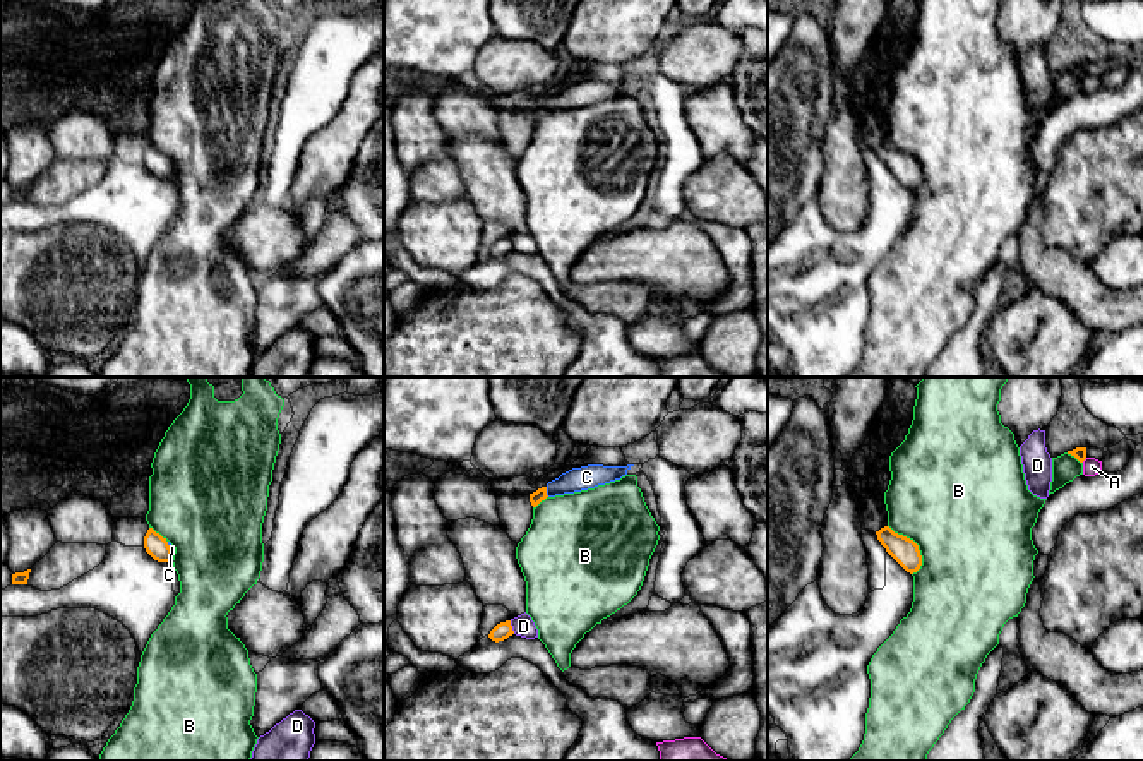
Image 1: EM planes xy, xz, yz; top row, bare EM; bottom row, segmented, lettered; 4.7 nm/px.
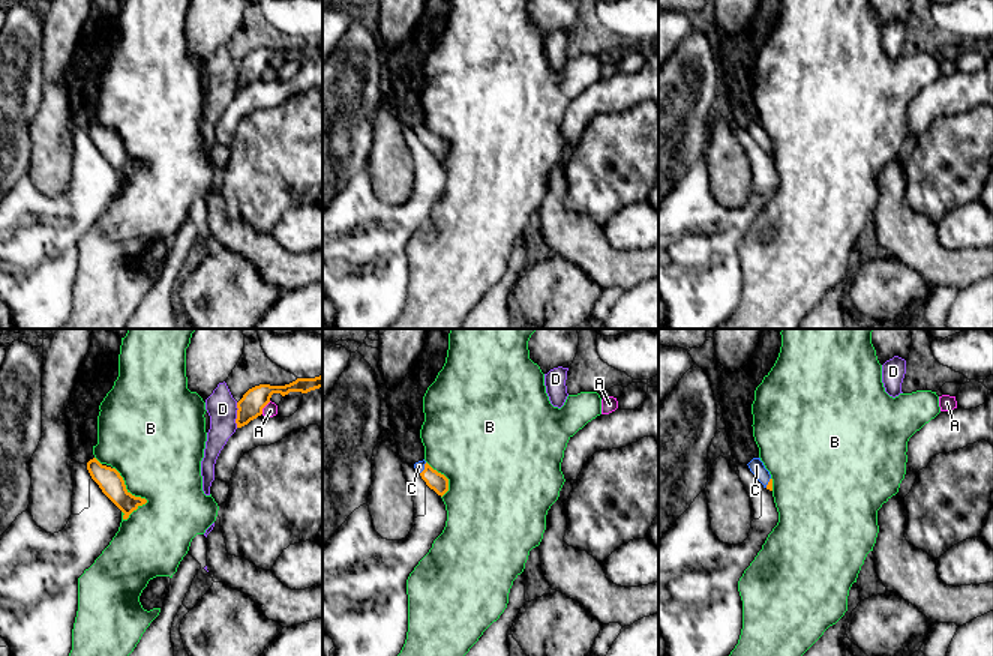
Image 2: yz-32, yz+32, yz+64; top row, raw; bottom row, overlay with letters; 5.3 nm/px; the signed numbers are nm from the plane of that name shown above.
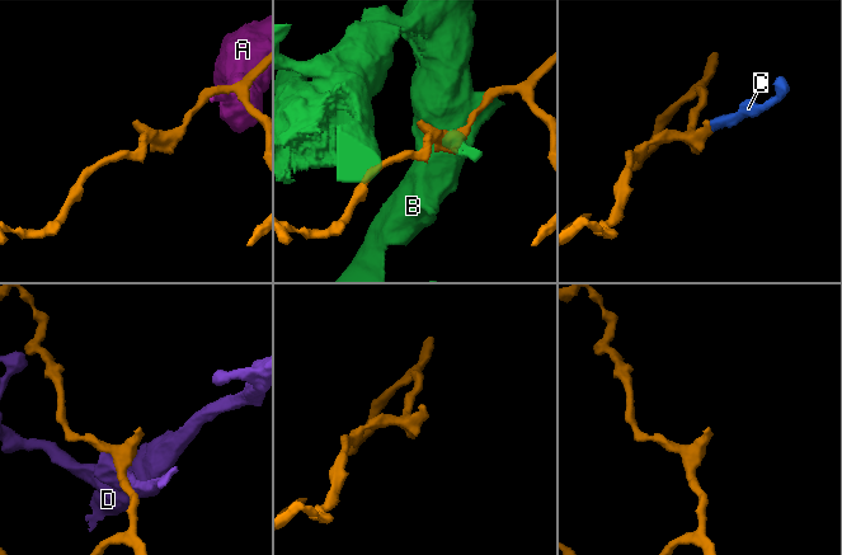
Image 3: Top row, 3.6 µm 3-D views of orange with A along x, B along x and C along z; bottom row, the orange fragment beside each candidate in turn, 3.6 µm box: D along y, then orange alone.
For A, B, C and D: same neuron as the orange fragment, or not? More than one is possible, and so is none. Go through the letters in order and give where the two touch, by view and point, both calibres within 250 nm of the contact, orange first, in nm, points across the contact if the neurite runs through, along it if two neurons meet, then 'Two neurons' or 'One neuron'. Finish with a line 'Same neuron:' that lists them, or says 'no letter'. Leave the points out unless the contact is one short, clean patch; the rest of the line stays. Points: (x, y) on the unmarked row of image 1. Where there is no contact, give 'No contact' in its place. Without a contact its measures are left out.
A: Touches orange at yz (1083, 76). Thickness 60 nm (orange) against 90 nm. Boundary: yz (1087, 74), (1082, 77). Two neurons
B: Touches orange at yz (917, 161). Thickness 120 nm (orange) against 500 nm. Two neurons
C: Touches orange at xz (545, 108). Thickness 60 nm (orange) against 110 nm. Path across: xz (540, 110), (545, 108), (586, 93). One neuron
D: Touches orange at xz (511, 244). Thickness 80 nm (orange) against 100 nm. Two neurons
Same neuron: C

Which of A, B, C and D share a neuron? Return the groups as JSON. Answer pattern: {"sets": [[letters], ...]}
{"sets": [["A"], ["B"], ["C"], ["D"]]}

